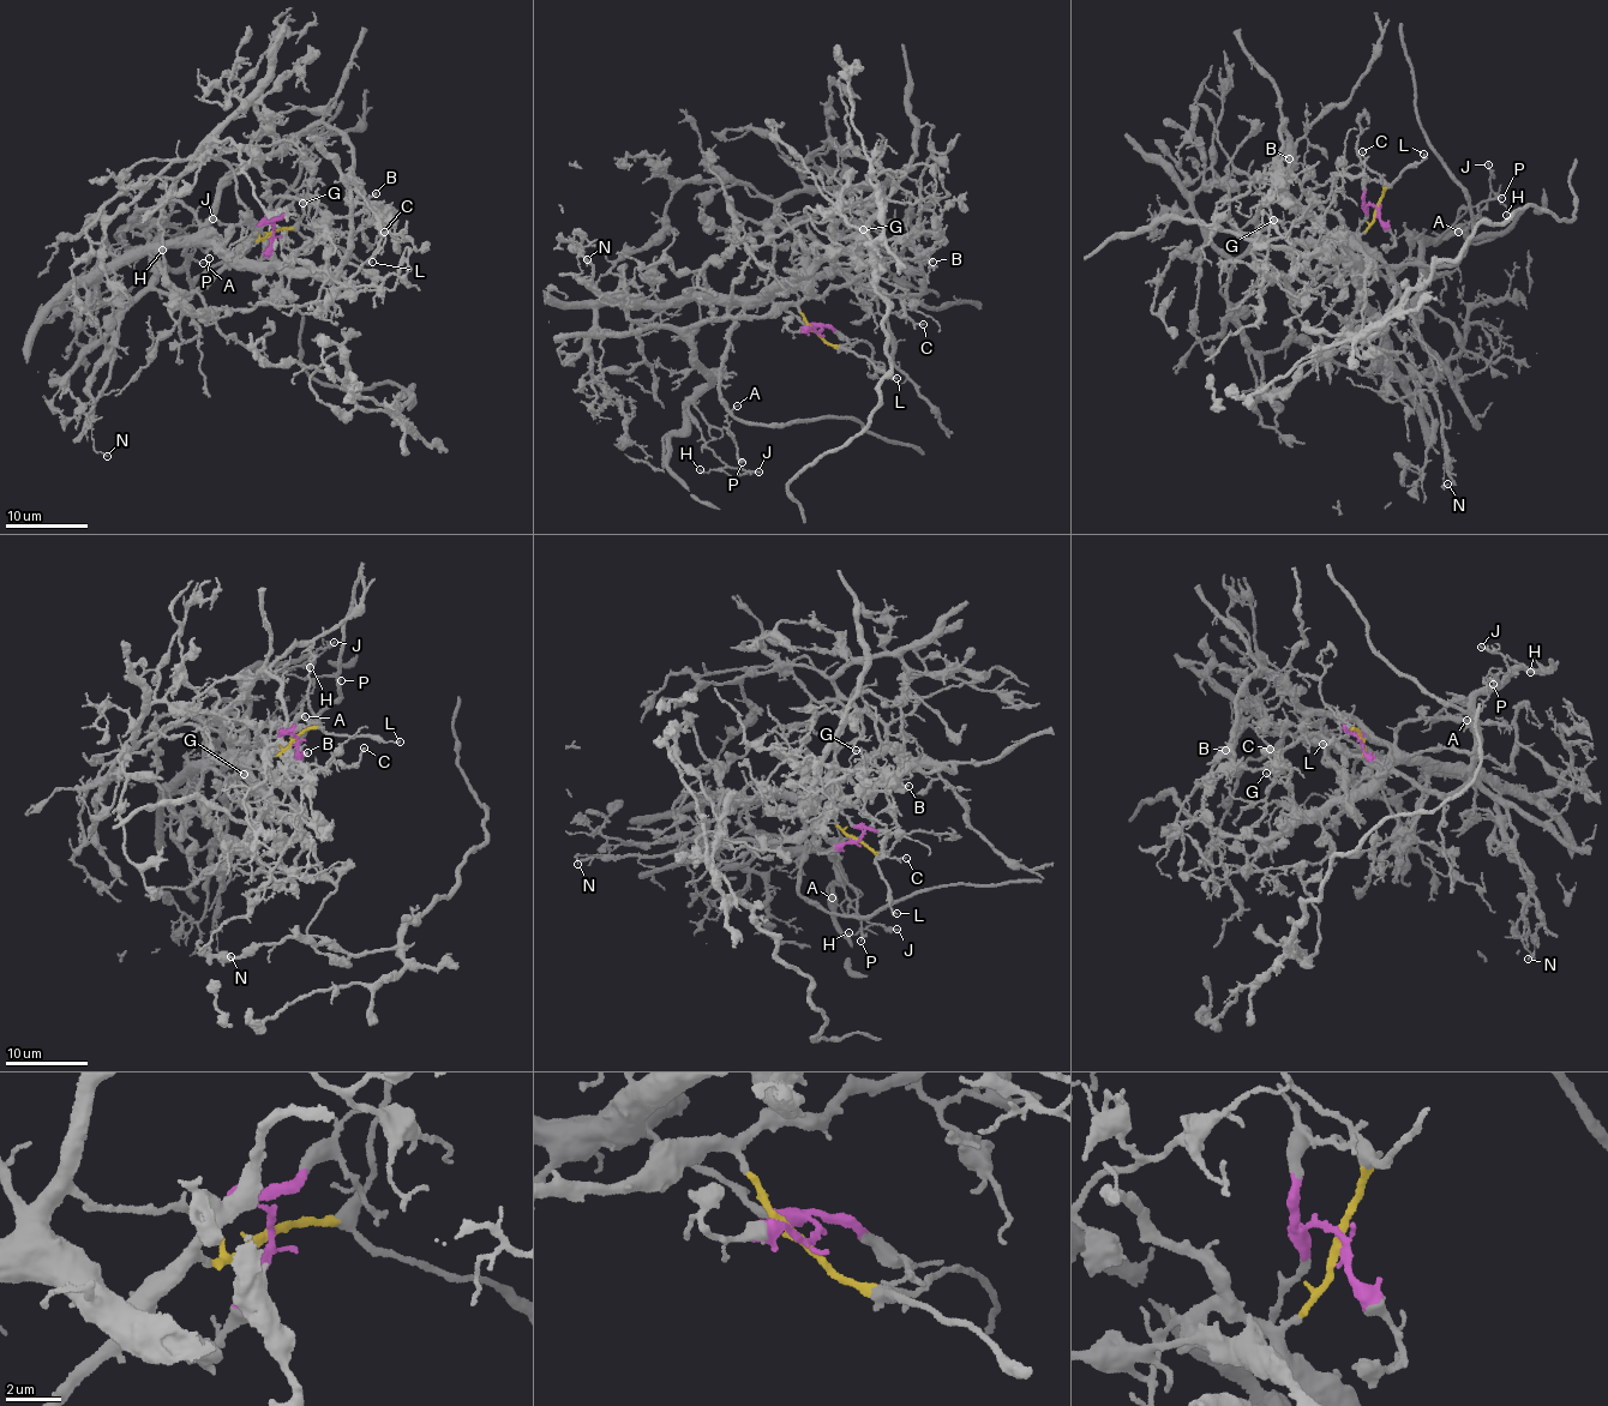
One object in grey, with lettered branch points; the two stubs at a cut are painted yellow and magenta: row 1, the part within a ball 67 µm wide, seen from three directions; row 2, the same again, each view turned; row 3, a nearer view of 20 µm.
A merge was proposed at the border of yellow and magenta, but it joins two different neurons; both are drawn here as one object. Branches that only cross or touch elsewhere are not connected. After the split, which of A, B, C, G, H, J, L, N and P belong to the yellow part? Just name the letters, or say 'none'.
A, B, C, G, H, J, L, N, P

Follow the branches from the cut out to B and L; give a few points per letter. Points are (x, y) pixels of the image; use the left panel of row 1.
B: (272, 233), (257, 240), (252, 235), (276, 198), (302, 198), (340, 216), (361, 212), (376, 193)
L: (272, 233), (298, 230), (356, 259), (372, 262)

